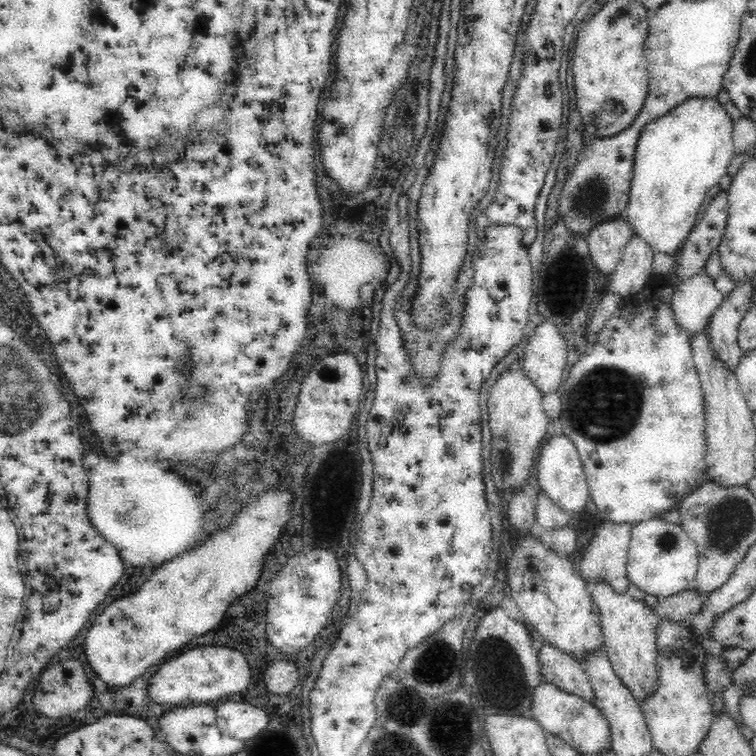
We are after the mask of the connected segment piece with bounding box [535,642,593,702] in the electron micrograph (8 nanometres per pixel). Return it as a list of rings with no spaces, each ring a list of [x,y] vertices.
[[[548,642],[537,643],[535,652],[543,680],[568,694],[591,702],[593,690],[582,663],[554,648]]]

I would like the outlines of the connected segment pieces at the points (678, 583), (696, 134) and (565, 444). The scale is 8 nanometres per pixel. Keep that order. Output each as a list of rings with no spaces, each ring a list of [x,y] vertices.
[[[660,516],[635,523],[631,526],[626,558],[629,583],[647,595],[666,599],[693,590],[697,573],[697,546],[679,524],[668,522]]]
[[[715,98],[690,99],[668,112],[663,118],[648,124],[640,135],[635,152],[633,176],[625,221],[633,236],[637,236],[654,254],[676,254],[698,220],[698,210],[710,188],[726,175],[735,150],[732,142],[733,121]]]
[[[563,434],[553,436],[539,454],[537,463],[539,490],[570,516],[582,512],[584,506],[590,503],[590,493],[580,457],[577,456],[572,440]]]

